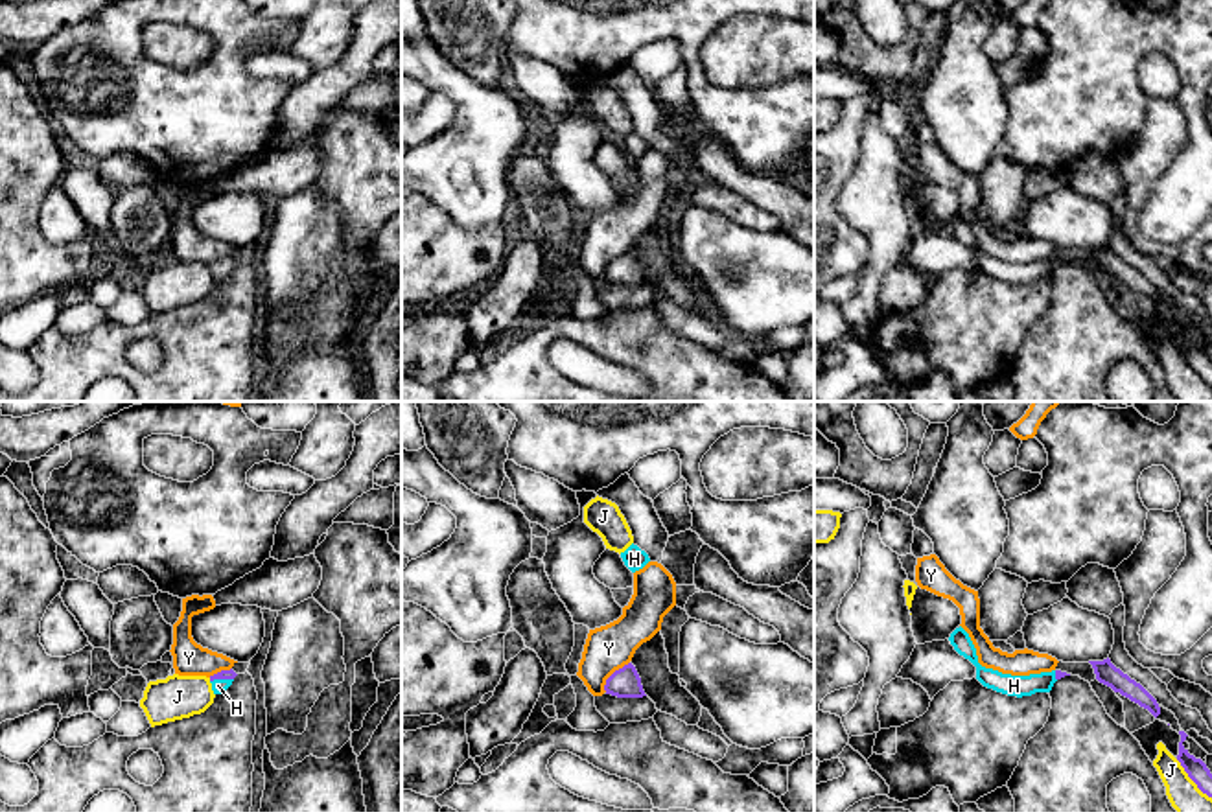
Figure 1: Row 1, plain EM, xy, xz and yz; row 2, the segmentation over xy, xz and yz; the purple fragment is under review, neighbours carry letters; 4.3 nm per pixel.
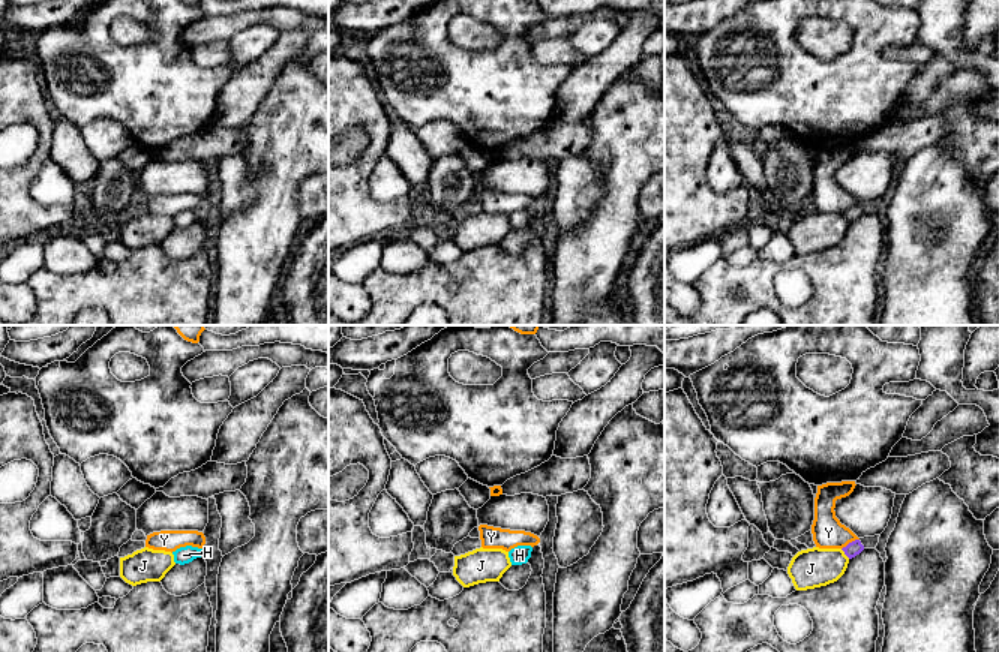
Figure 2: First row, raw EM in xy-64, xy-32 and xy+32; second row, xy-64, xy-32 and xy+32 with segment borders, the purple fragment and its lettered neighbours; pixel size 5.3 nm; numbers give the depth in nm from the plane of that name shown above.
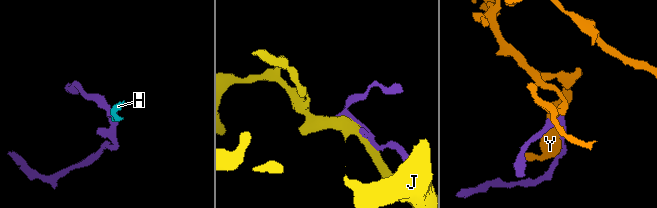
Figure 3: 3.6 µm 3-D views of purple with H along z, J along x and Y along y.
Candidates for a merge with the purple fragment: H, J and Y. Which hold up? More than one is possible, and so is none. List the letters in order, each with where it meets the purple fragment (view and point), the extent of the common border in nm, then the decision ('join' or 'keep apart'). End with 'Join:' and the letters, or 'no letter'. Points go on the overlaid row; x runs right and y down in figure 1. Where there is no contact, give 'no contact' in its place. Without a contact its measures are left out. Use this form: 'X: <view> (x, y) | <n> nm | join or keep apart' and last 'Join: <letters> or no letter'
H: xy (221, 678) | 110 nm | join
J: yz (1190, 777) | 240 nm | keep apart
Y: xz (612, 674) | 170 nm | keep apart
Join: H

